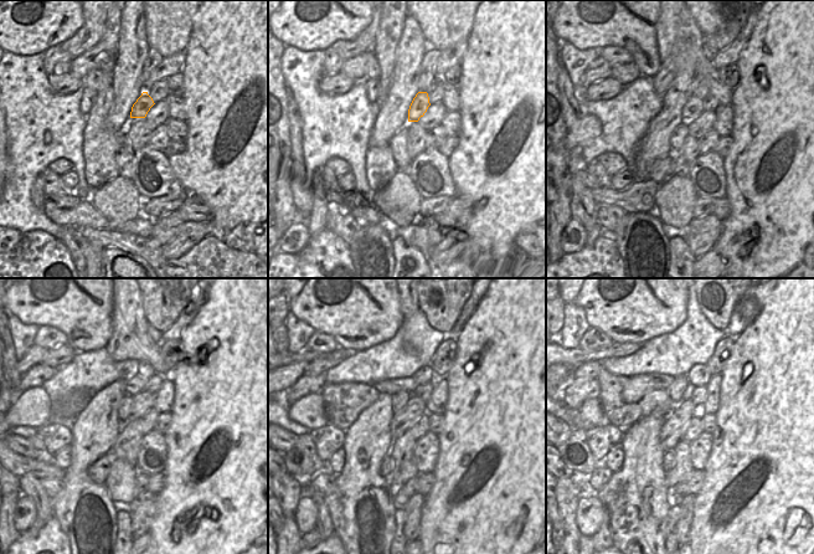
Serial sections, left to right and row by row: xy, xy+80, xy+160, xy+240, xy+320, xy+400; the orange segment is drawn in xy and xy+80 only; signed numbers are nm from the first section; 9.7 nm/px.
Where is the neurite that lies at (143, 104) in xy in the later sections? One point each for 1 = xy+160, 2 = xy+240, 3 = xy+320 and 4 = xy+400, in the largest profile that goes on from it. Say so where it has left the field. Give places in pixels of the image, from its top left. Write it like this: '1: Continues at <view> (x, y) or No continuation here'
1: Continues at xy+160 (693, 108)
2: Continues at xy+240 (134, 385)
3: Continues at xy+320 (390, 386)
4: Continues at xy+400 (637, 386).

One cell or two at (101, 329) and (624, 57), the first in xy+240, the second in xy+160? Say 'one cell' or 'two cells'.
two cells

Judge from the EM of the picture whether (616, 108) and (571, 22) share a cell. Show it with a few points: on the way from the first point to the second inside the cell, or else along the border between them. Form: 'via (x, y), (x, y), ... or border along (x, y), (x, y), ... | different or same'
border along (561, 41), (568, 41), (581, 50), (599, 49) | different

